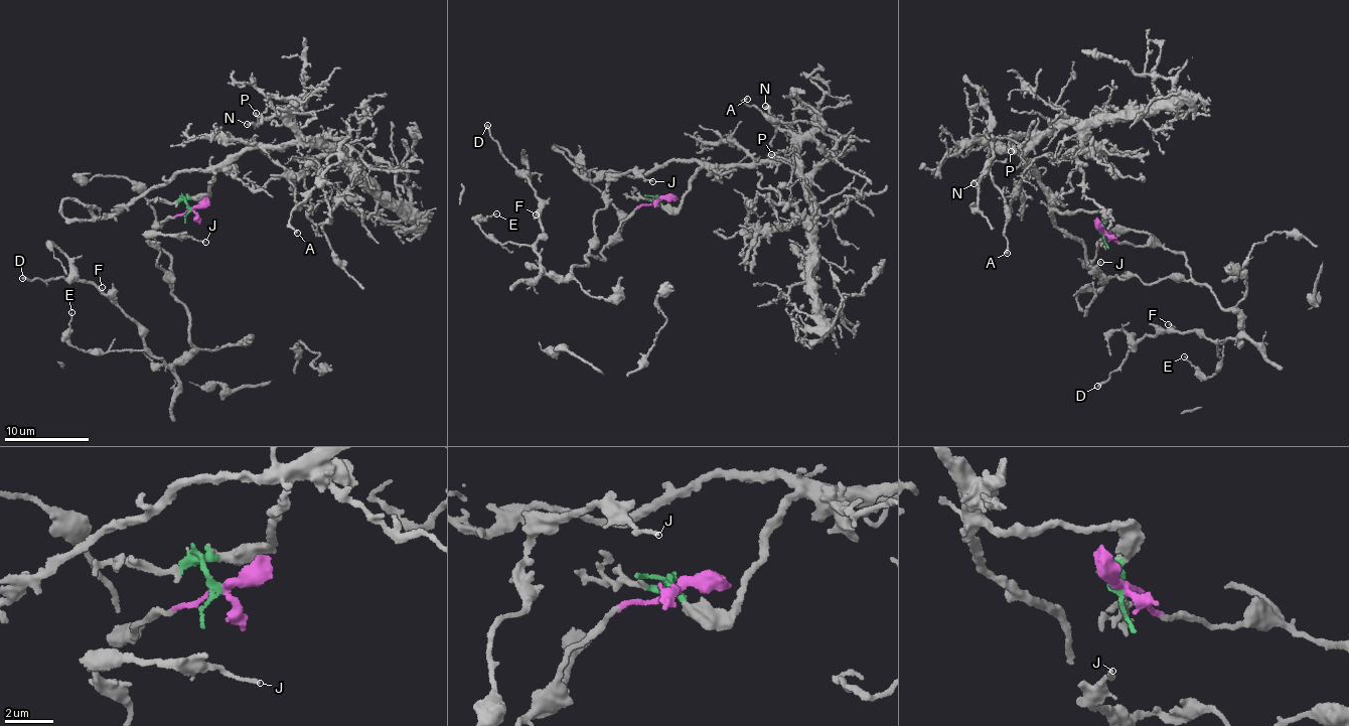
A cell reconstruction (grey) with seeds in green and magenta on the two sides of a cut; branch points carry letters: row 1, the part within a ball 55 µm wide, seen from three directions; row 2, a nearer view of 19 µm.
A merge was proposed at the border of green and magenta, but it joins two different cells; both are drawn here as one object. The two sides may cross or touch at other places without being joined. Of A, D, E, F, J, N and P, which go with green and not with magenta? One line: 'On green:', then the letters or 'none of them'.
On green: A, N, P

